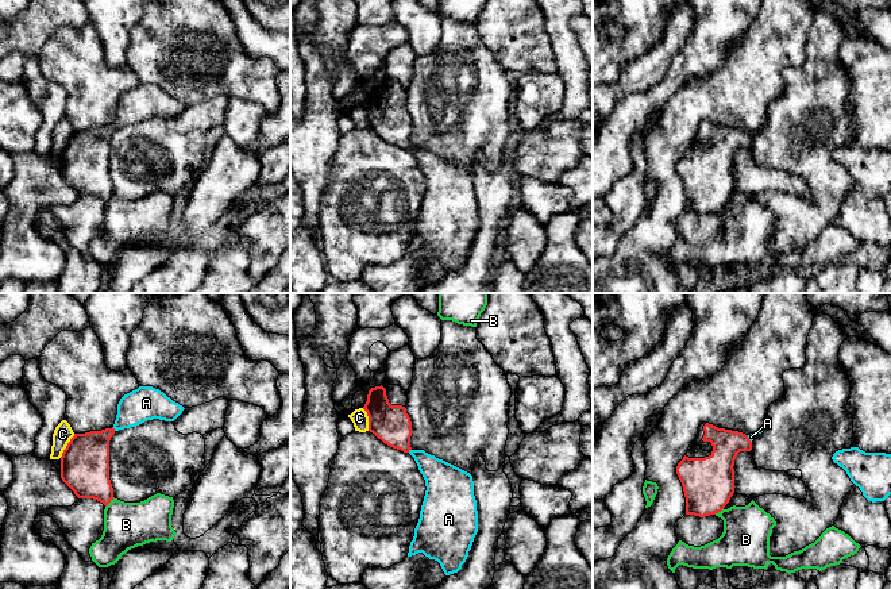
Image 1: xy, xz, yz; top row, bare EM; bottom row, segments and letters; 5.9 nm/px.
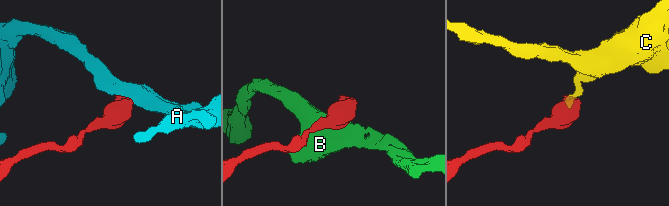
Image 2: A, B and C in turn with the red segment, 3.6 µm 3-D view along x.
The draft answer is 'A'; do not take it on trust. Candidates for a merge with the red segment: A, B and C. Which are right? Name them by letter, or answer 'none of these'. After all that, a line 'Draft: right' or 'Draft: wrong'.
A
Draft: right

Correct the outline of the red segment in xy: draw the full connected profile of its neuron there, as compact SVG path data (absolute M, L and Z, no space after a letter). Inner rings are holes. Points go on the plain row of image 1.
M139 84L117 101L112 126L74 131L61 154L61 176L78 196L93 196L105 204L115 196L109 177L109 138L119 127L147 118L174 119L185 105L159 86Z

